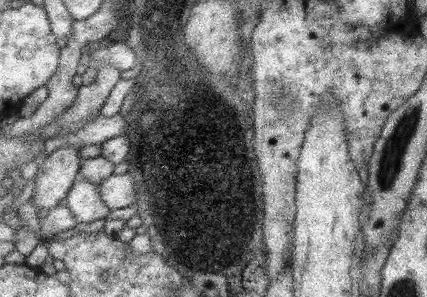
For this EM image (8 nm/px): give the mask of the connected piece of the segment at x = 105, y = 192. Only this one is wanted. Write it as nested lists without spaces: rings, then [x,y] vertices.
[[[113,174],[98,183],[98,194],[111,210],[132,206],[136,202],[136,187],[130,174]]]

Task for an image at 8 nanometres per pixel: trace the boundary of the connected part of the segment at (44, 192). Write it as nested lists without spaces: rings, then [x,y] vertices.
[[[66,145],[56,149],[40,166],[34,178],[35,187],[32,197],[36,203],[36,214],[41,209],[59,206],[60,200],[66,198],[75,180],[79,178],[83,159],[78,156],[81,147]]]

